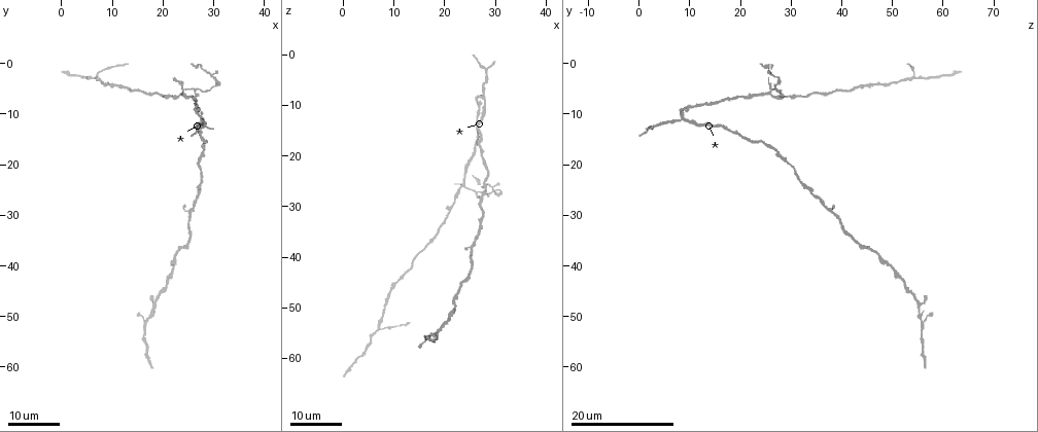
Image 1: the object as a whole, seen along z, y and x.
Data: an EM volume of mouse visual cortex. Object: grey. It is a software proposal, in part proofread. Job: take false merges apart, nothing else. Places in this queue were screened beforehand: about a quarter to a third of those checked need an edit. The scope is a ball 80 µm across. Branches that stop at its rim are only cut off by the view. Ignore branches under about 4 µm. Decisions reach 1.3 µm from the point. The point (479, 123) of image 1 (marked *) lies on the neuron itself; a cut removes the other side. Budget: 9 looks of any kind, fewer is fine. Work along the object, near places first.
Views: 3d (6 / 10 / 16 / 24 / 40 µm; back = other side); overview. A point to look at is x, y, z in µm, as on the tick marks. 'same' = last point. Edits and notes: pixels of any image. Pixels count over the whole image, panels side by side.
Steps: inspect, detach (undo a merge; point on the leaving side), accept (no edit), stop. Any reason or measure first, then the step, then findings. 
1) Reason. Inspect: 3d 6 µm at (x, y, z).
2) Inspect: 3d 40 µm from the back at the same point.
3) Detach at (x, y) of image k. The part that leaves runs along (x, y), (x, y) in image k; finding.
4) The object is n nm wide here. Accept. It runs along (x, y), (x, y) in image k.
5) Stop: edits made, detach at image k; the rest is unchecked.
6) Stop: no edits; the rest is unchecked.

Four-way junction. Inspect: 3d 16 µm at (27.5, 11.0, 8.0).

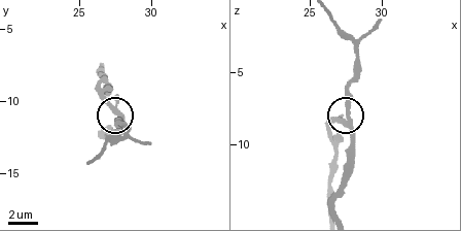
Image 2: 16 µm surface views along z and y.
Inspect: 3d 6 µm at (27.6, 11.0, 8.6).

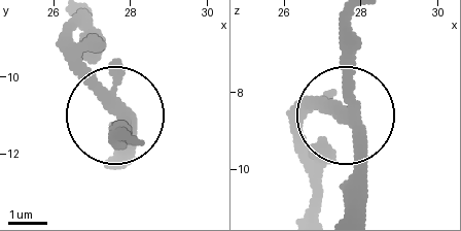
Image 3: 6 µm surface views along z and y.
4 arms meet here. Accept. It runs along (342, 212), (352, 193), (342, 26) in image 3; one neuron here.

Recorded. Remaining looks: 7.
Thick turns thin. Inspect: 3d 16 µm at (31.5, 4.5, 27.0).

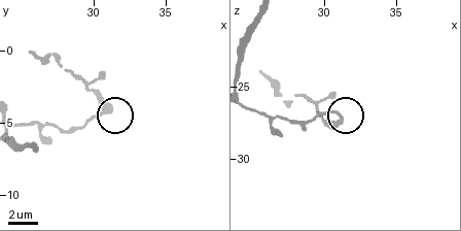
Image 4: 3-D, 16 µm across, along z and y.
Inspect: 3d 6 µm at (30.8, 4.2, 27.0).

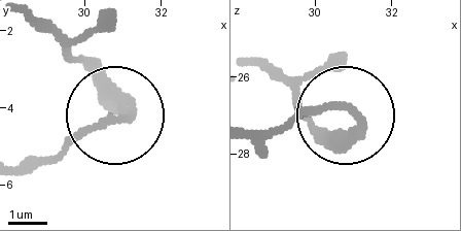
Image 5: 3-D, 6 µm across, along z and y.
Accept. One neuron here.

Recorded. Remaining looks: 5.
Inspect: 3d 24 µm at (27.5, 0.5, 26.5).

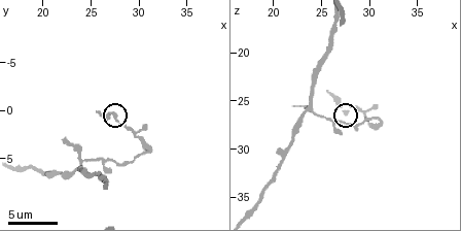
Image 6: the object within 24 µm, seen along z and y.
Inspect: 3d 10 µm at (27.6, 0.4, 26.0).

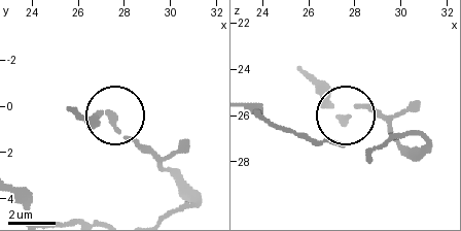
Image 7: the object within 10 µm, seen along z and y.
Accept. All the same neuron.

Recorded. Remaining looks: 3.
Looks like a crossing. Inspect: 3d 24 µm at (24.0, 6.0, 26.0).

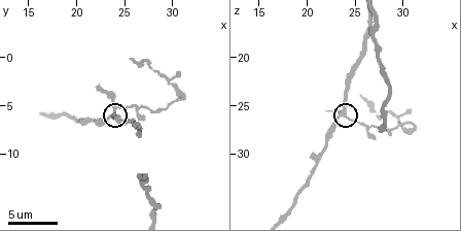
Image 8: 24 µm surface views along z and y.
Inspect: 3d 6 µm at the same point.

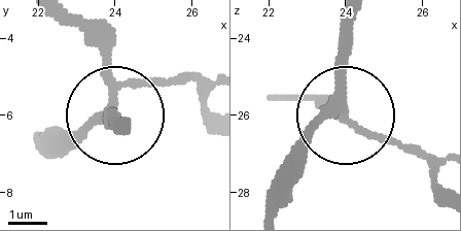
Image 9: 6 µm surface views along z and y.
Accept. It runs along (353, 26), (343, 111), (409, 151) in image 9; continuous, no second neuron.

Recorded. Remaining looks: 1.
Stop: no edits; the rest is unchecked.

